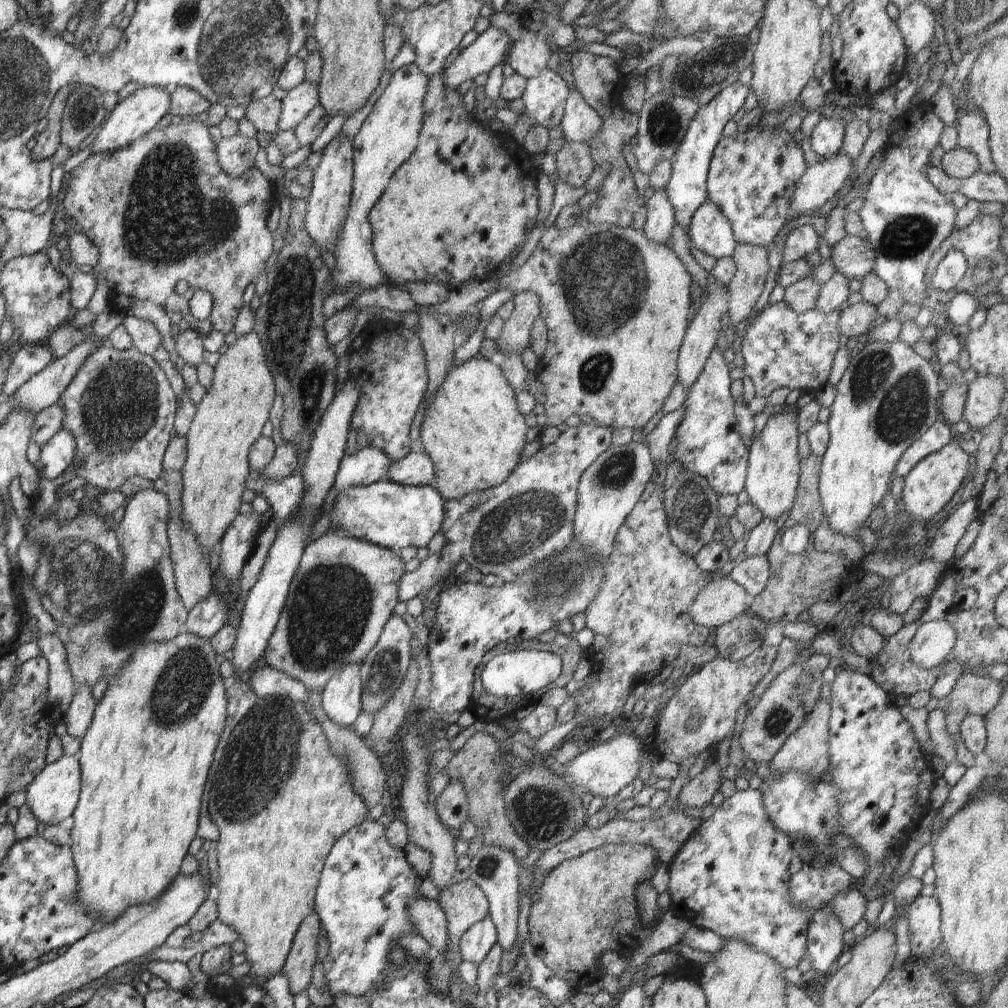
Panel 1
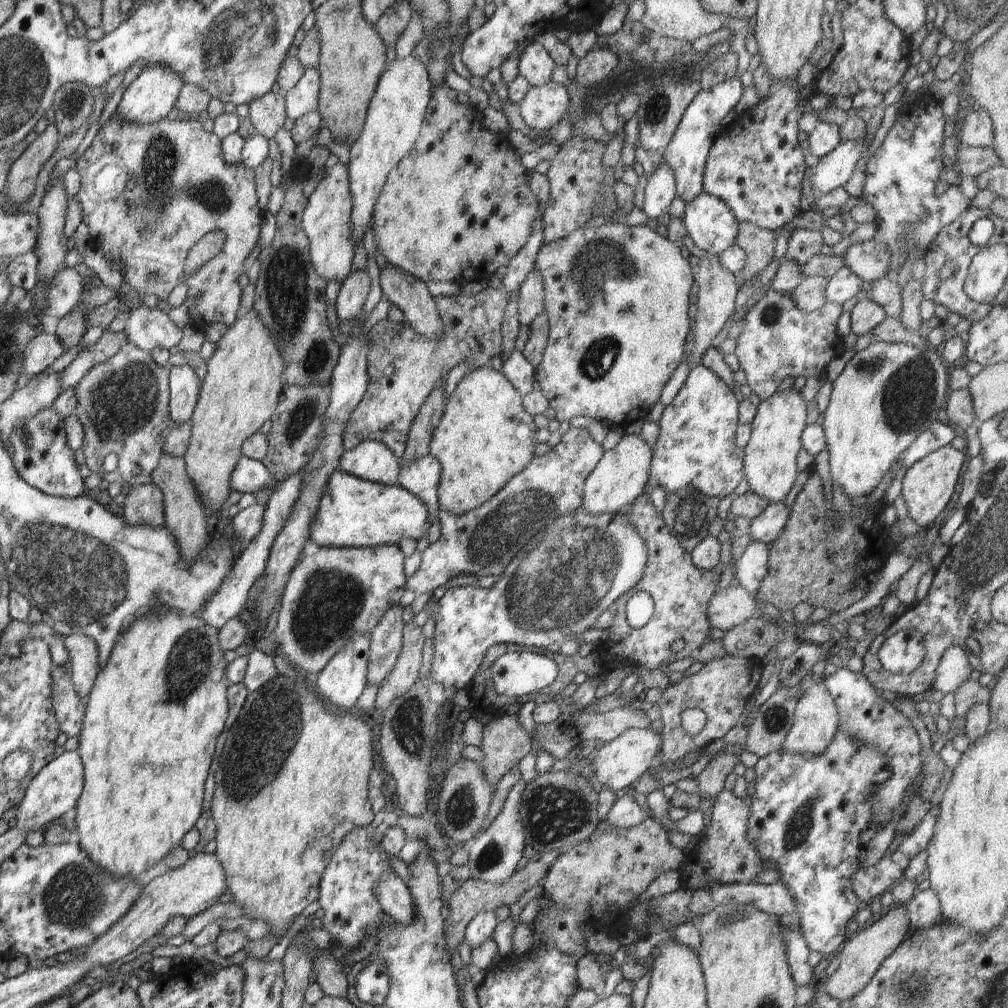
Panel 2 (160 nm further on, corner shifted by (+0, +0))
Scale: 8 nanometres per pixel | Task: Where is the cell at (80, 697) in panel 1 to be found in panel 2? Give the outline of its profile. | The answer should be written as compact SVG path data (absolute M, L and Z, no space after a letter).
M85 634L63 635L62 642L72 662L72 682L82 701L86 702L99 671L98 645Z

